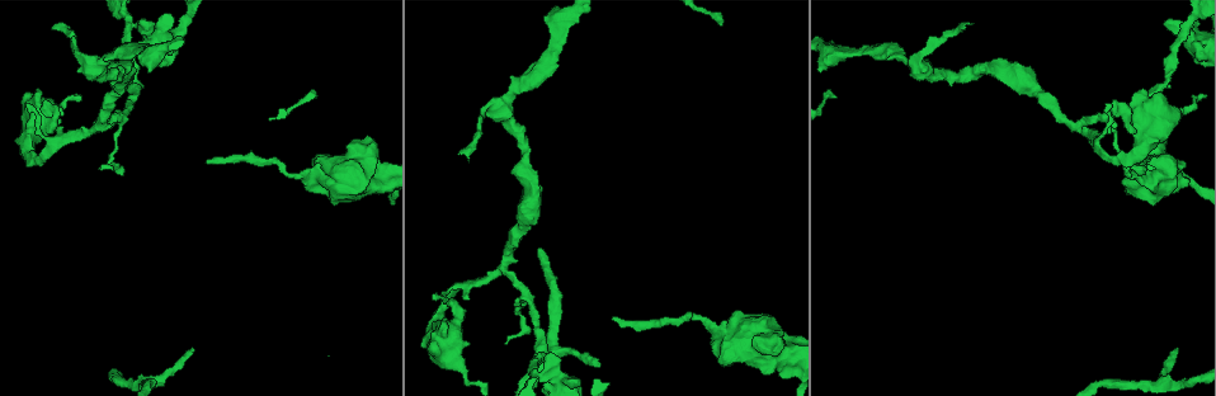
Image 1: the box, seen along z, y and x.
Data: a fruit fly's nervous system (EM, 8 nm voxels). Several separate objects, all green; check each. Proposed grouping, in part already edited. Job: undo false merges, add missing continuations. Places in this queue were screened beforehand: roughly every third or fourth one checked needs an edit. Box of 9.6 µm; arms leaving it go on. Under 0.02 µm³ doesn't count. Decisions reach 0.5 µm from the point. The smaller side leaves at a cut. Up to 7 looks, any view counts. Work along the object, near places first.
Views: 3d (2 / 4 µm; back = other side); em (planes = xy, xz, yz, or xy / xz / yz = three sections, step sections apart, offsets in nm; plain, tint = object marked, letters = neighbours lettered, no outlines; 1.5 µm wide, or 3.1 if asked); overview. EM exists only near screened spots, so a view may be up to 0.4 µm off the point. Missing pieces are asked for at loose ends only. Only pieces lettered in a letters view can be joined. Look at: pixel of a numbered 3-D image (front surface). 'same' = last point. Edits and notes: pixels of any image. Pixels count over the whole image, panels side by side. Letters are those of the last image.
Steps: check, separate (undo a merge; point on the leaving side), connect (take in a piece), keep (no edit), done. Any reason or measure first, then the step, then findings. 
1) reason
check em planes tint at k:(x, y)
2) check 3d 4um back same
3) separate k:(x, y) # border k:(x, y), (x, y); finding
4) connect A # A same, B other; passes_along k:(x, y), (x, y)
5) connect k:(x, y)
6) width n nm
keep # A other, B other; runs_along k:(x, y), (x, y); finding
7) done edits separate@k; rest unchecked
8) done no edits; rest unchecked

check 3d 2um at 1:(1188, 26)

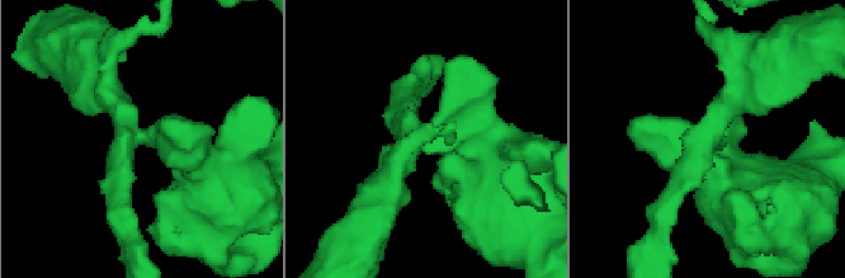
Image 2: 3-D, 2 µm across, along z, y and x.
check em planes tint at 2:(130, 139)

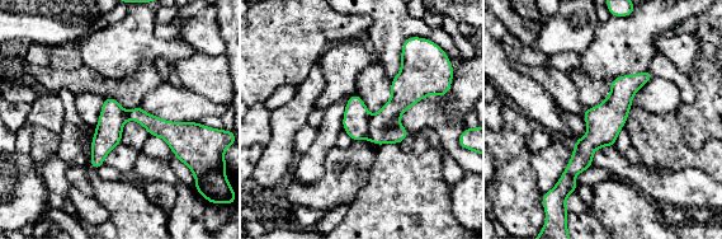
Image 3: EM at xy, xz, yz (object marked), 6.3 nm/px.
see the neighbours
check em planes letters same

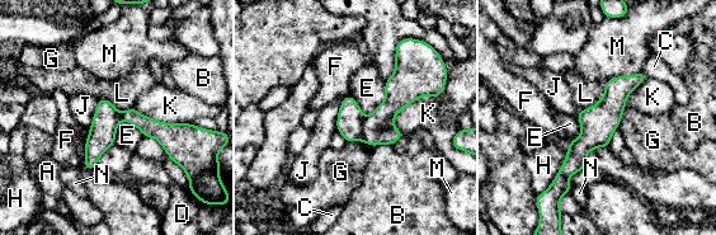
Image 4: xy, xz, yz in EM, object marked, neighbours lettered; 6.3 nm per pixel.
width 180 nm
separate 4:(378, 127) # A other, B other, C other, D other, E other, F other, G other, H other, J other, K other, L other, M other, N other; border 4:(364, 117), (361, 139); two neurons meet here

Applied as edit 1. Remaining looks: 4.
see it whole again
check overview

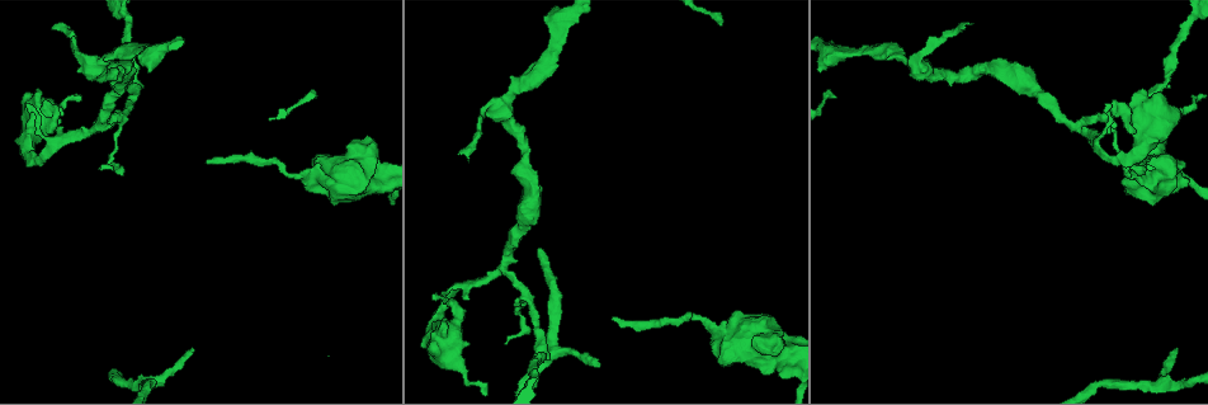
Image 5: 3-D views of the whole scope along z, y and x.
thick turns thin
check em planes letters at 5:(1044, 99)

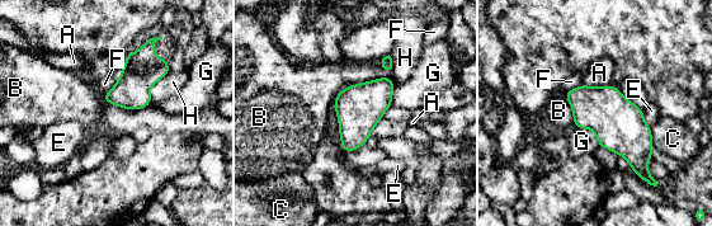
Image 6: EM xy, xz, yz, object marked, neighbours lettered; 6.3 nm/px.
longest_contact B 420 nm
keep # A other, B other, C other, E other, F other, G other, H other; border 6:(574, 126), (589, 128), (599, 146); continuous, no second neuron

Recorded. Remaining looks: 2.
an open end
check em planes letters at 5:(763, 373)

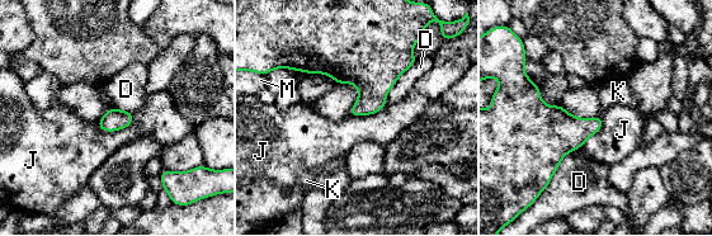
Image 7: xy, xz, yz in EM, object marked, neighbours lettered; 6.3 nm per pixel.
keep # D other, J other, K other, M other; border 7:(133, 114), (122, 130), (95, 122); no lettered piece goes on from it

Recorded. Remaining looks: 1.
done edits separate@4; rest unchecked

